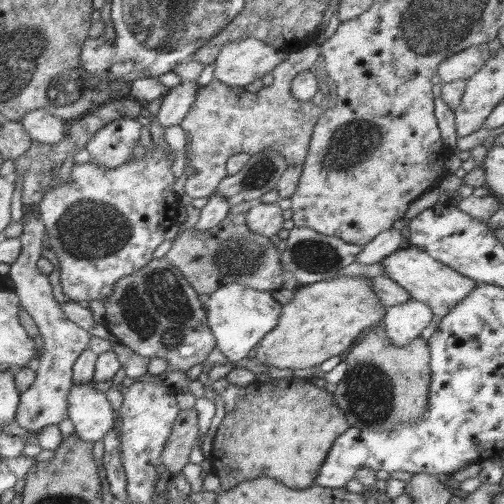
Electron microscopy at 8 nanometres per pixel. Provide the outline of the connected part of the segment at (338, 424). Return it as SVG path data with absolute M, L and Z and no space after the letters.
M294 374L267 381L257 378L247 386L232 384L223 377L210 386L224 400L225 408L224 418L215 434L214 446L209 456L209 462L216 463L220 469L214 472L221 480L219 492L230 490L240 482L260 477L274 478L291 489L307 489L315 484L314 479L320 474L320 467L334 440L349 427L333 393L315 386L306 378L295 377Z

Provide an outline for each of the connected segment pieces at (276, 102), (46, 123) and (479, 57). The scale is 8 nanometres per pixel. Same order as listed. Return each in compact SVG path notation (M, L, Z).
M314 41L308 42L303 48L298 48L288 54L284 61L272 69L273 83L262 87L258 92L250 92L245 87L228 86L220 80L212 79L206 86L200 86L196 98L190 107L190 111L180 122L185 132L188 144L188 164L192 168L192 174L186 178L184 190L192 199L209 198L217 190L218 184L227 177L227 159L234 154L244 152L252 156L258 152L272 150L286 160L287 168L304 165L304 160L309 151L314 125L323 110L313 101L300 101L292 95L291 82L302 71L317 64L322 57L320 47Z
M38 109L26 111L24 117L18 120L25 128L32 141L42 142L46 145L62 142L66 135L64 119L58 118L50 111Z
M488 43L470 46L456 54L444 59L437 68L437 72L443 83L451 83L455 80L468 80L474 73L480 70L482 63L490 57Z

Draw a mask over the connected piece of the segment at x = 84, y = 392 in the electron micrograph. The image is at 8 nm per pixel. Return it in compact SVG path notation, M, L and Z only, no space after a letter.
M72 384L68 392L68 418L75 426L75 434L85 442L100 442L114 429L116 412L106 394L90 384Z

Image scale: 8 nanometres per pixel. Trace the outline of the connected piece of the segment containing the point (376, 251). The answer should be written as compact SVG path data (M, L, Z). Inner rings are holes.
M389 229L380 232L371 242L361 248L361 252L357 256L357 262L360 262L360 264L378 263L406 244L408 242L398 230Z

